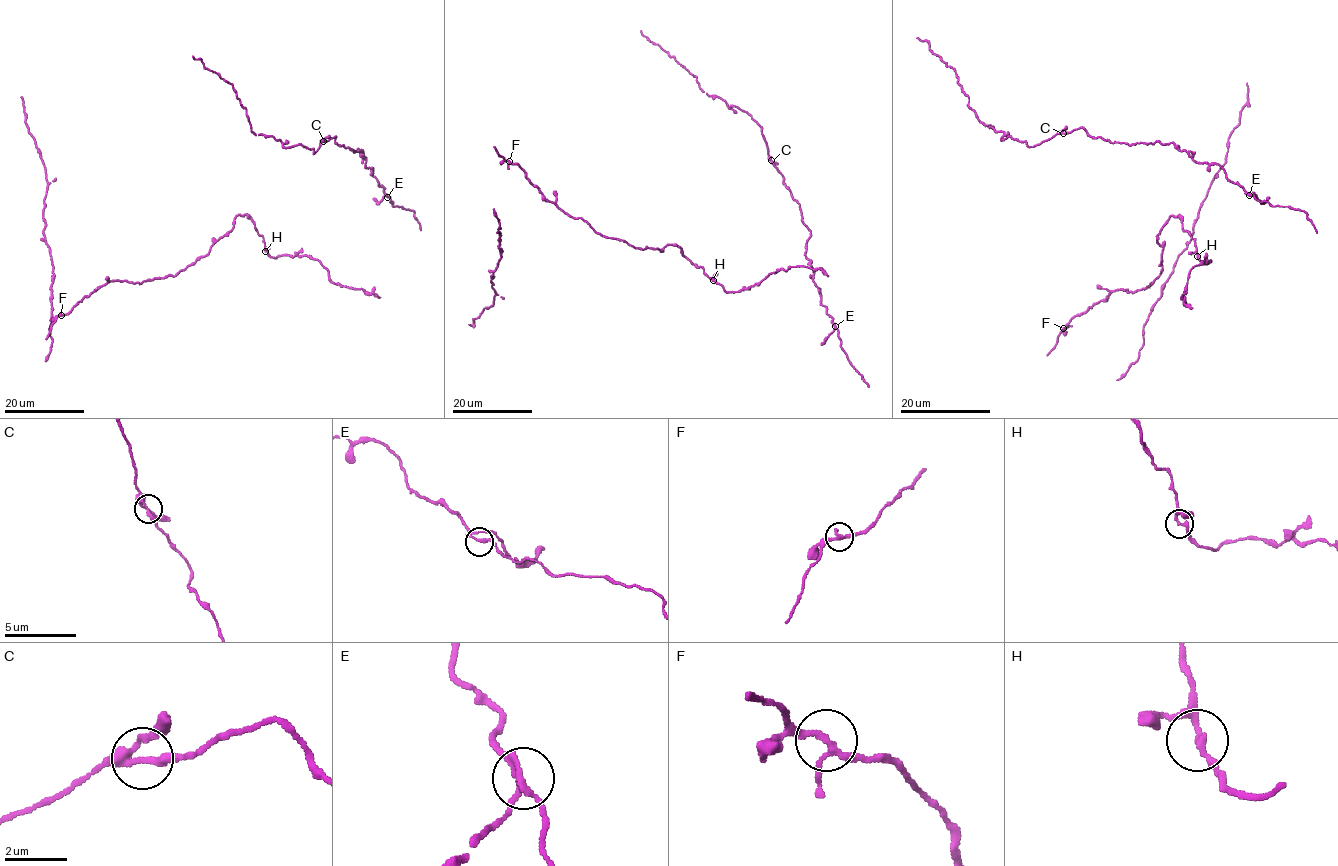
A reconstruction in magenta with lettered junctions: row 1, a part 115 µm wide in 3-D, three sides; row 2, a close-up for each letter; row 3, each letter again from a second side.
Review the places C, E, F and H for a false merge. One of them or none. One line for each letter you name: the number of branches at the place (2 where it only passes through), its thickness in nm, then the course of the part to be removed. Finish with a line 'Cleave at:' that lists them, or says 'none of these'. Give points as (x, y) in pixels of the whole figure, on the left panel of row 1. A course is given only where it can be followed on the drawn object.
Cleave at: none of these

